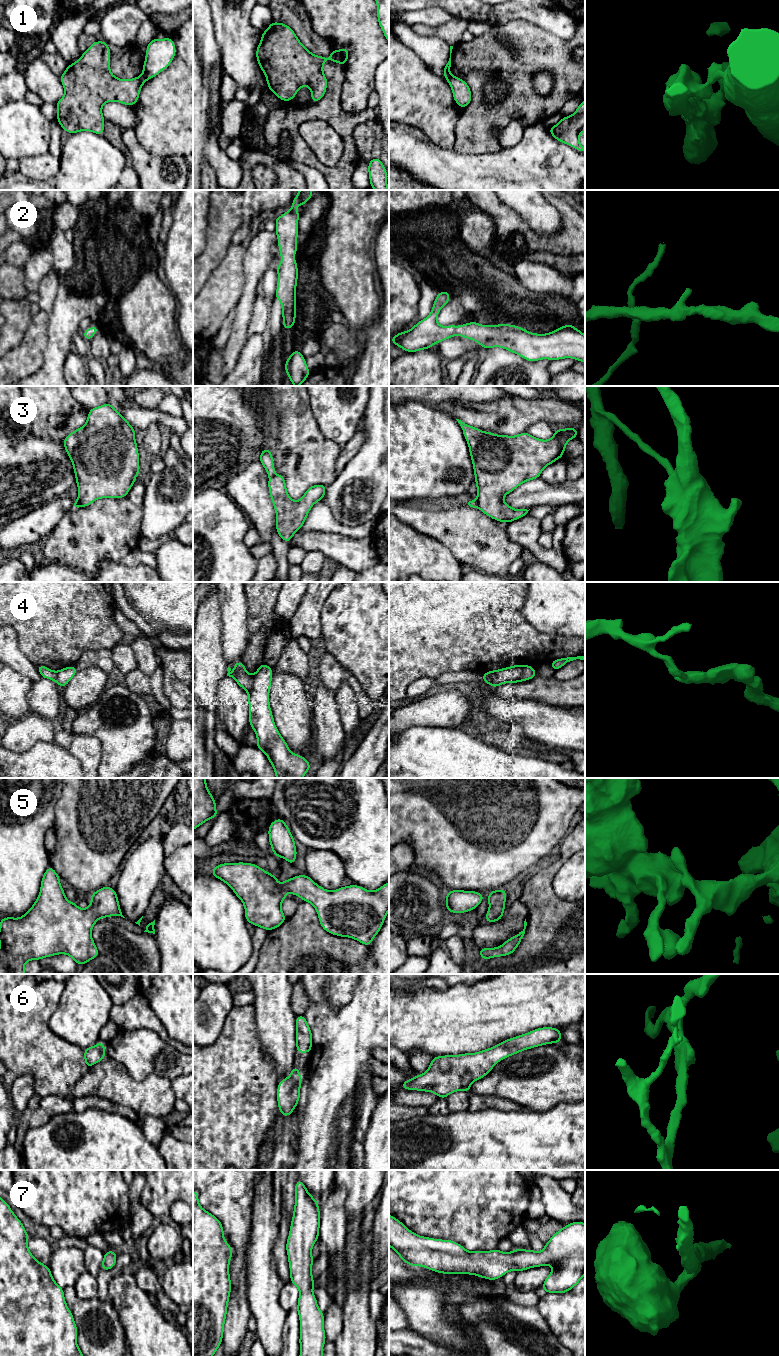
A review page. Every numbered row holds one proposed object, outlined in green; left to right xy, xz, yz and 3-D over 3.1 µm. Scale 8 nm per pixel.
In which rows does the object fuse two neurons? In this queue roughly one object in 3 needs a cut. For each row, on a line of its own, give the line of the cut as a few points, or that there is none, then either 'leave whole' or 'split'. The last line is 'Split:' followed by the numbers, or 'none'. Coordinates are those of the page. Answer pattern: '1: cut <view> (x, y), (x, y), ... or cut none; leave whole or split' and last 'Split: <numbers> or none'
1: cut xz (339, 50), (346, 58); split
2: cut none; leave whole
3: cut yz (476, 501), (478, 507); split
4: cut xz (253, 676), (253, 684), (247, 691); split
5: cut none; leave whole
6: cut none; leave whole
7: cut none; leave whole
Split: 1, 3, 4

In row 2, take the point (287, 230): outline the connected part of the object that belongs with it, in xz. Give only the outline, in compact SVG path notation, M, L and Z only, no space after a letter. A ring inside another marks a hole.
M300 190L293 199L291 208L281 216L274 218L275 233L282 262L278 264L278 282L275 298L282 307L283 330L294 328L296 318L296 285L298 280L297 261L293 258L299 249L297 236L299 233L298 219L301 212L295 211L297 206L307 203L313 195L312 190Z

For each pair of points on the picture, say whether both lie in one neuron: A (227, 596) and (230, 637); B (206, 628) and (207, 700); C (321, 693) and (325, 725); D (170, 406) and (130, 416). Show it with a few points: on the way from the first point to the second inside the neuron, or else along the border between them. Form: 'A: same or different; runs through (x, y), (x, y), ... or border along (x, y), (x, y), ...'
A: same; runs through (230, 606), (230, 627)
B: same; runs through (206, 646), (206, 682)
C: same; runs through (323, 701), (325, 717)
D: different; border along (157, 408), (175, 416), (182, 415)

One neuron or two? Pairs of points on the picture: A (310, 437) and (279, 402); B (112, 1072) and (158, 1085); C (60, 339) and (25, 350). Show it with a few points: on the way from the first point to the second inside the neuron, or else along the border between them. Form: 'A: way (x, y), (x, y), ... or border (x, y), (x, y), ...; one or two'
A: way (301, 428), (288, 411); one
B: way (123, 1083), (126, 1086), (147, 1086); one
C: border (49, 320), (47, 346), (40, 366); two

